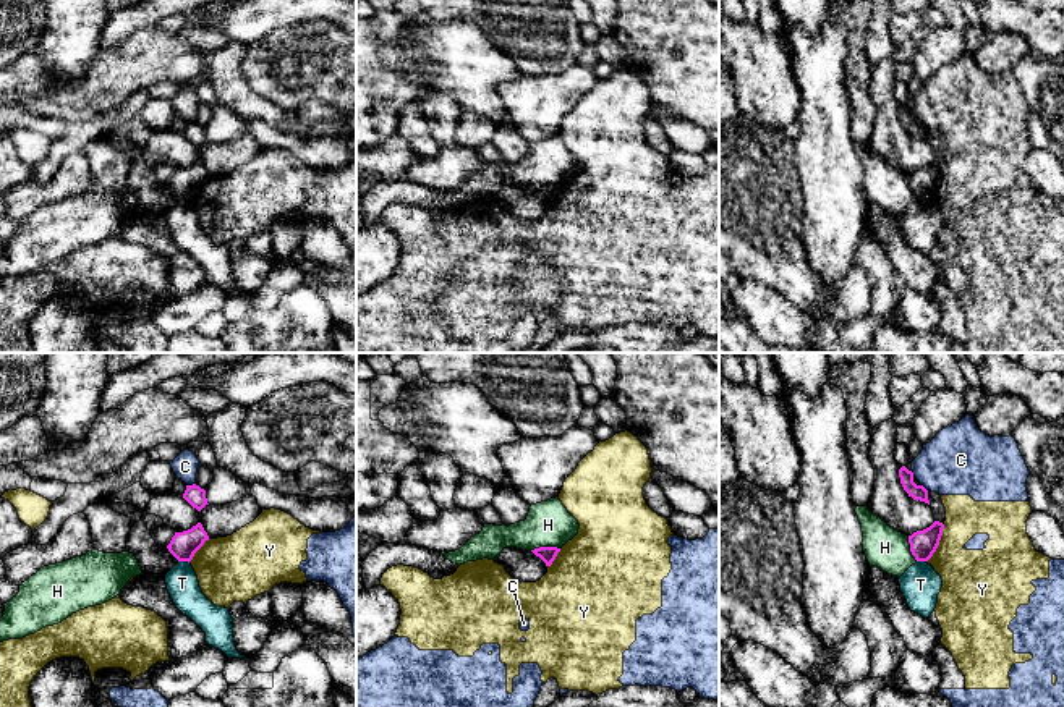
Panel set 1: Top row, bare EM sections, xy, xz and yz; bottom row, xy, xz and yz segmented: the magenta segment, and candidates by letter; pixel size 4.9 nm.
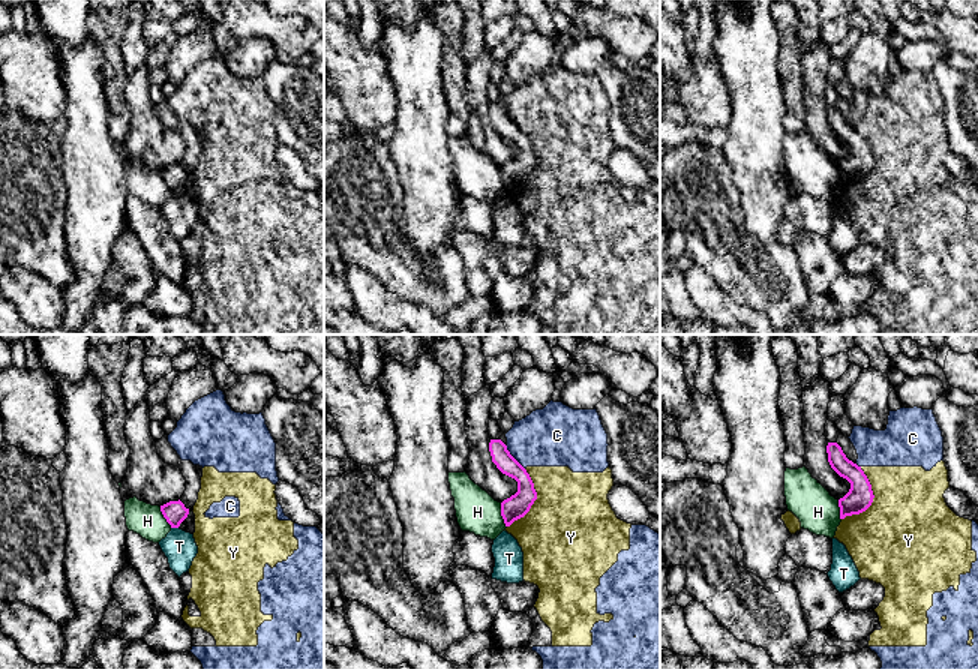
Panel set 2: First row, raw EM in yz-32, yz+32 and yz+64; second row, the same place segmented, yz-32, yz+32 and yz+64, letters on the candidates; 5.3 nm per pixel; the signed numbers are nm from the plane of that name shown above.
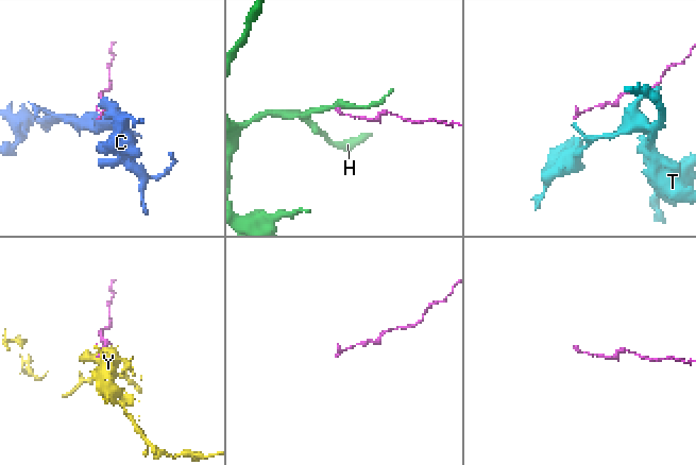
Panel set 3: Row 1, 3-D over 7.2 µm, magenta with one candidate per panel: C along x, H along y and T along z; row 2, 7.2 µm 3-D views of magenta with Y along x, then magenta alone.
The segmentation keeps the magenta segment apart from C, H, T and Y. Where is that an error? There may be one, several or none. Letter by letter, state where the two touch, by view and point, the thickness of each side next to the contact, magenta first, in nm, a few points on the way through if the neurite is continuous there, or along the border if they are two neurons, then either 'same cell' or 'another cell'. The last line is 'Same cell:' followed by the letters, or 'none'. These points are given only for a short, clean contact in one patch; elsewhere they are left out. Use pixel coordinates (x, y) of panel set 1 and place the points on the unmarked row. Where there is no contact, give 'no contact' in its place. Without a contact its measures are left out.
C: xy (190, 123) | 100/130 nm | another cell
H: xz (544, 185) | 80/220 nm | along xz (559, 185), (535, 185), (532, 188) | another cell
T: xy (183, 198) | 140/160 nm | along xy (178, 198), (188, 201) | another cell
Y: yz (938, 182) | 140/300 nm | another cell
Same cell: none

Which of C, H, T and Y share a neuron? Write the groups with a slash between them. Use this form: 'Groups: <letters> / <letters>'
Groups: C Y / H / T

